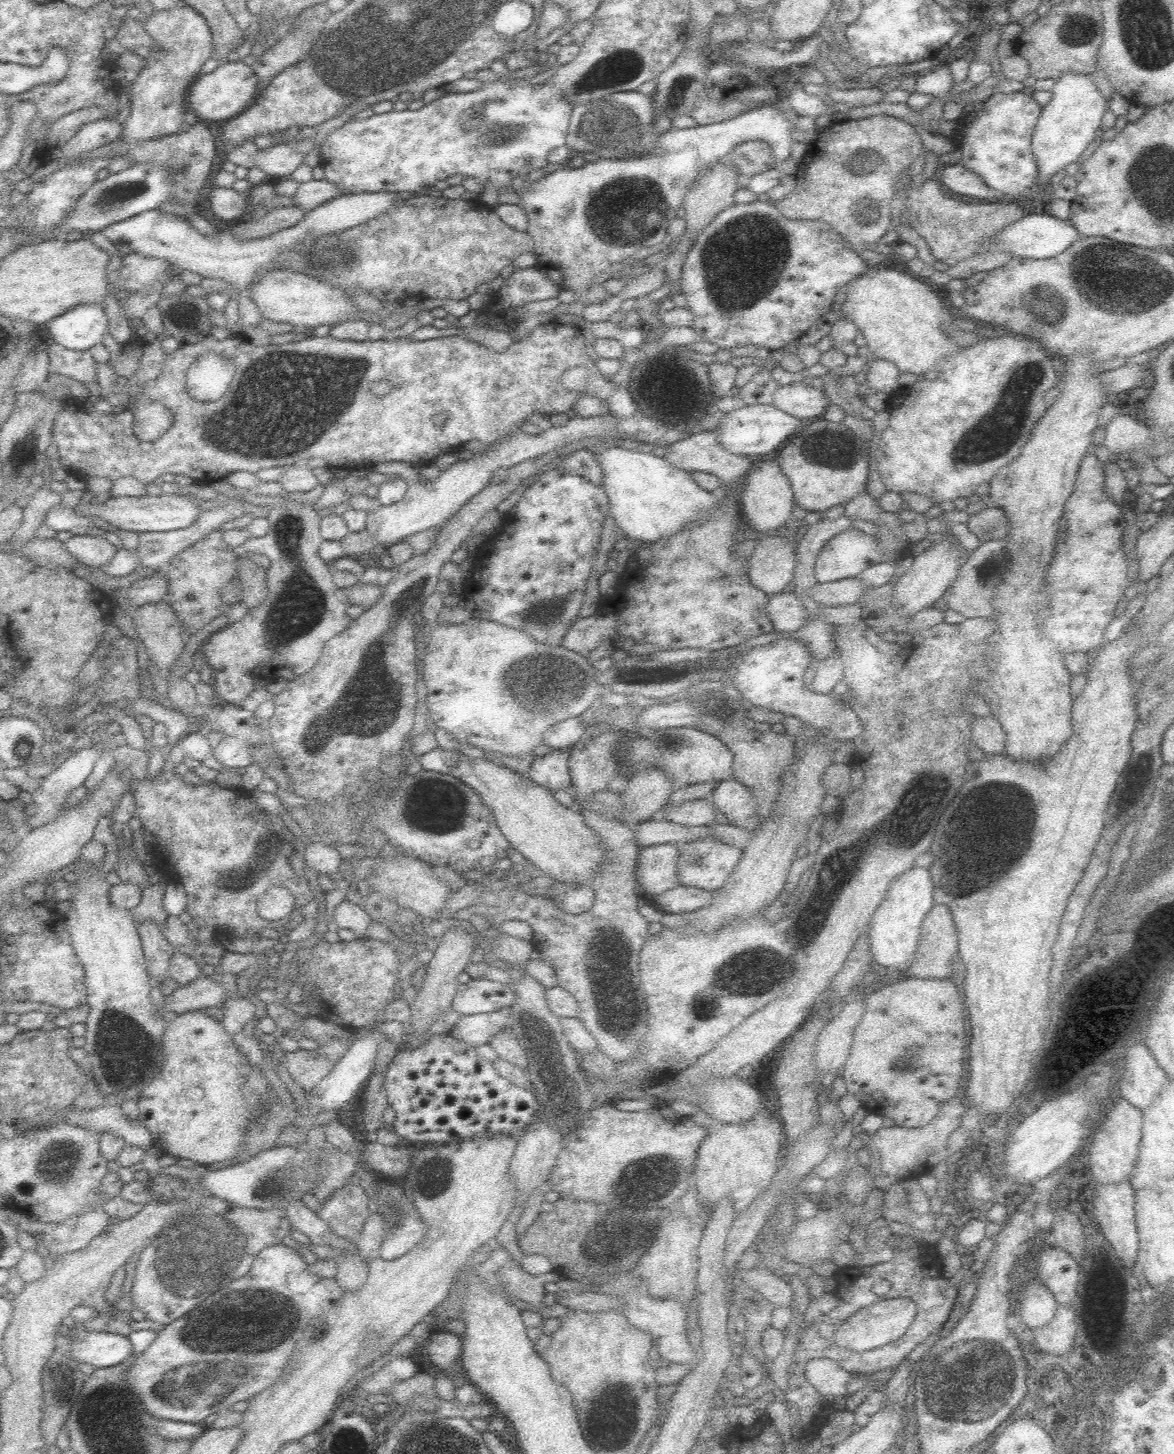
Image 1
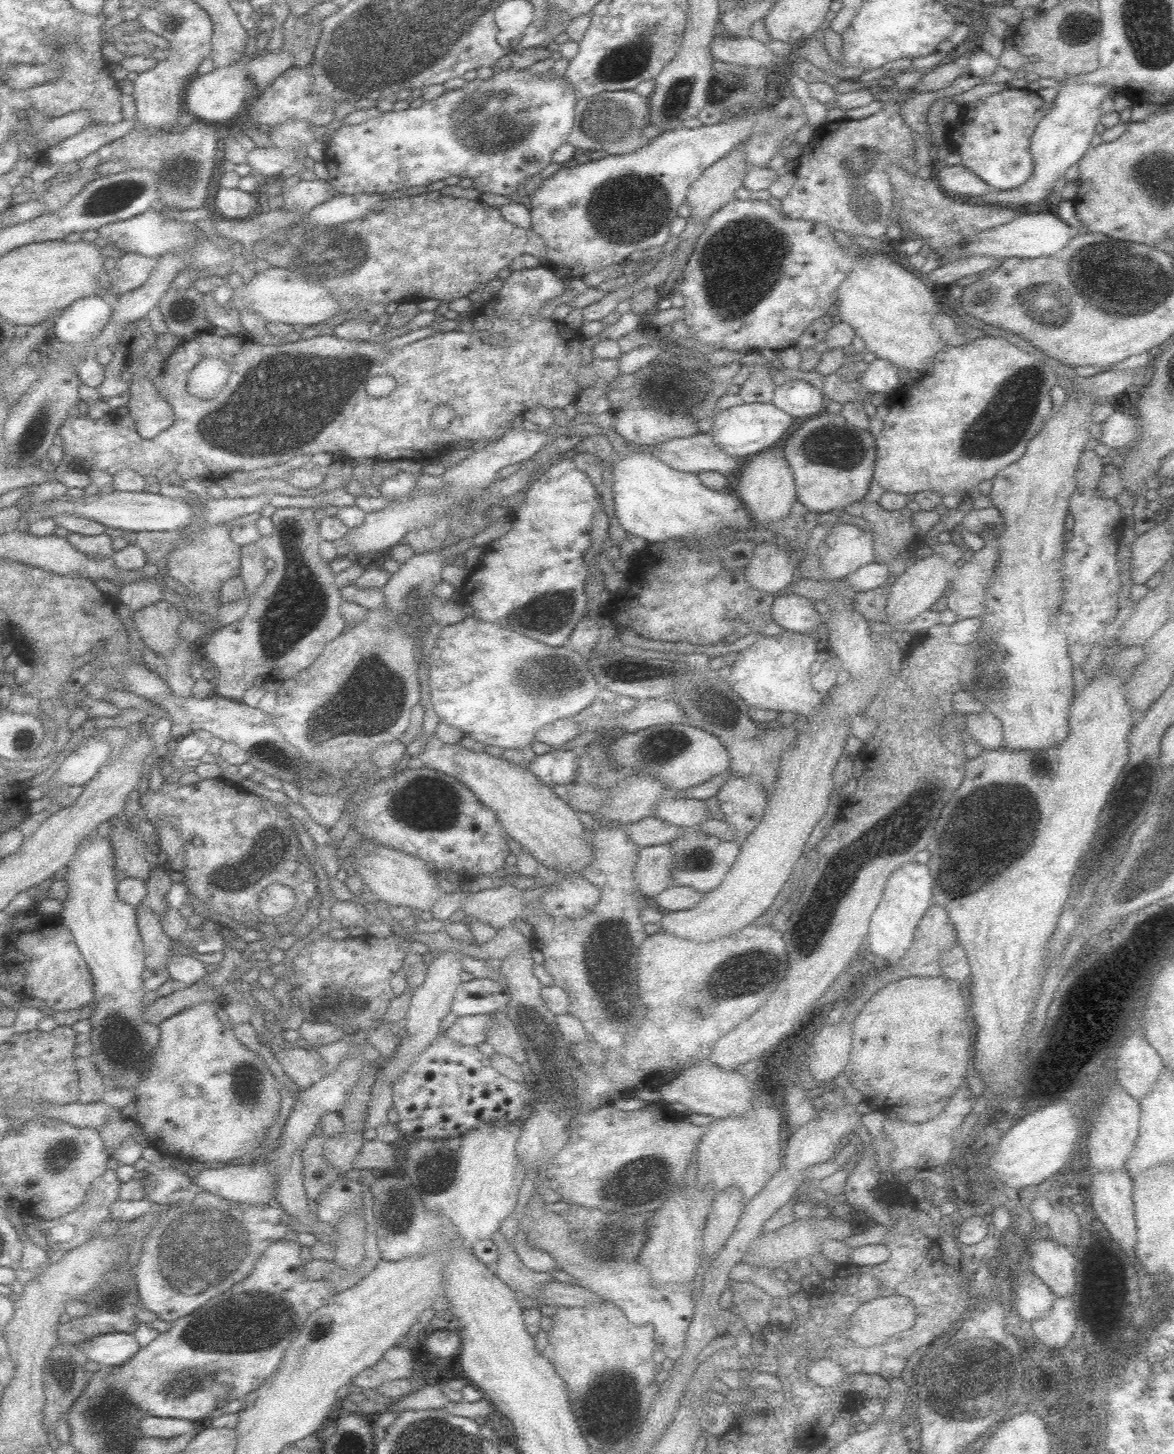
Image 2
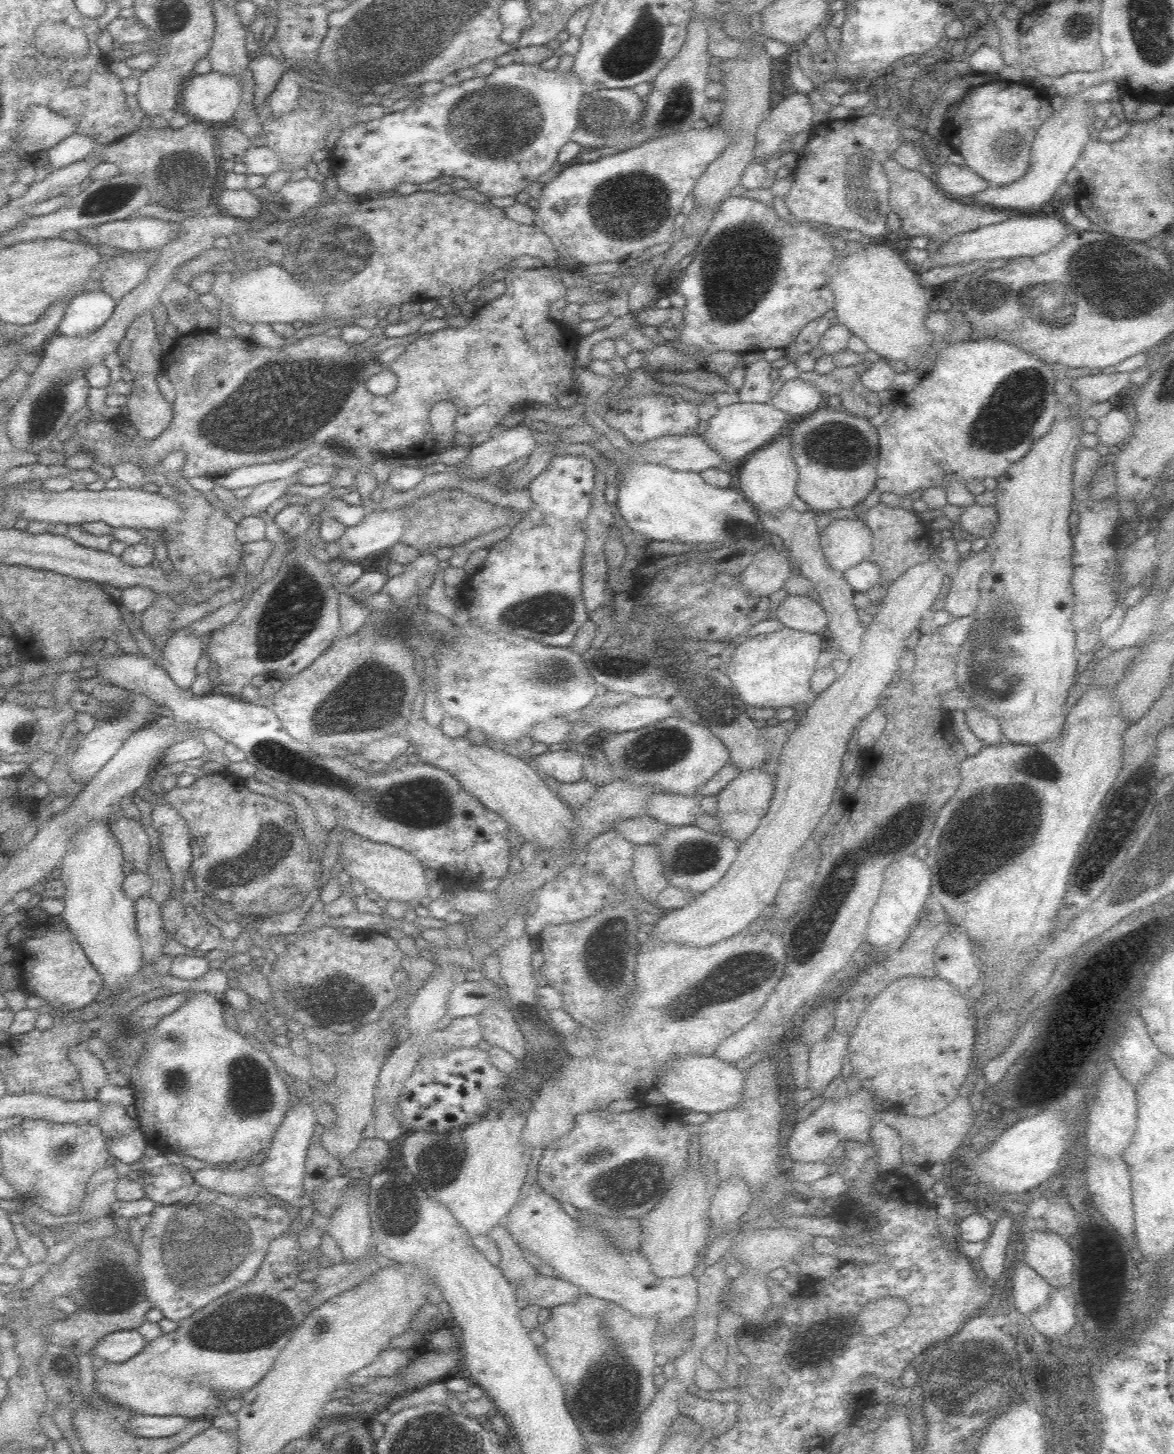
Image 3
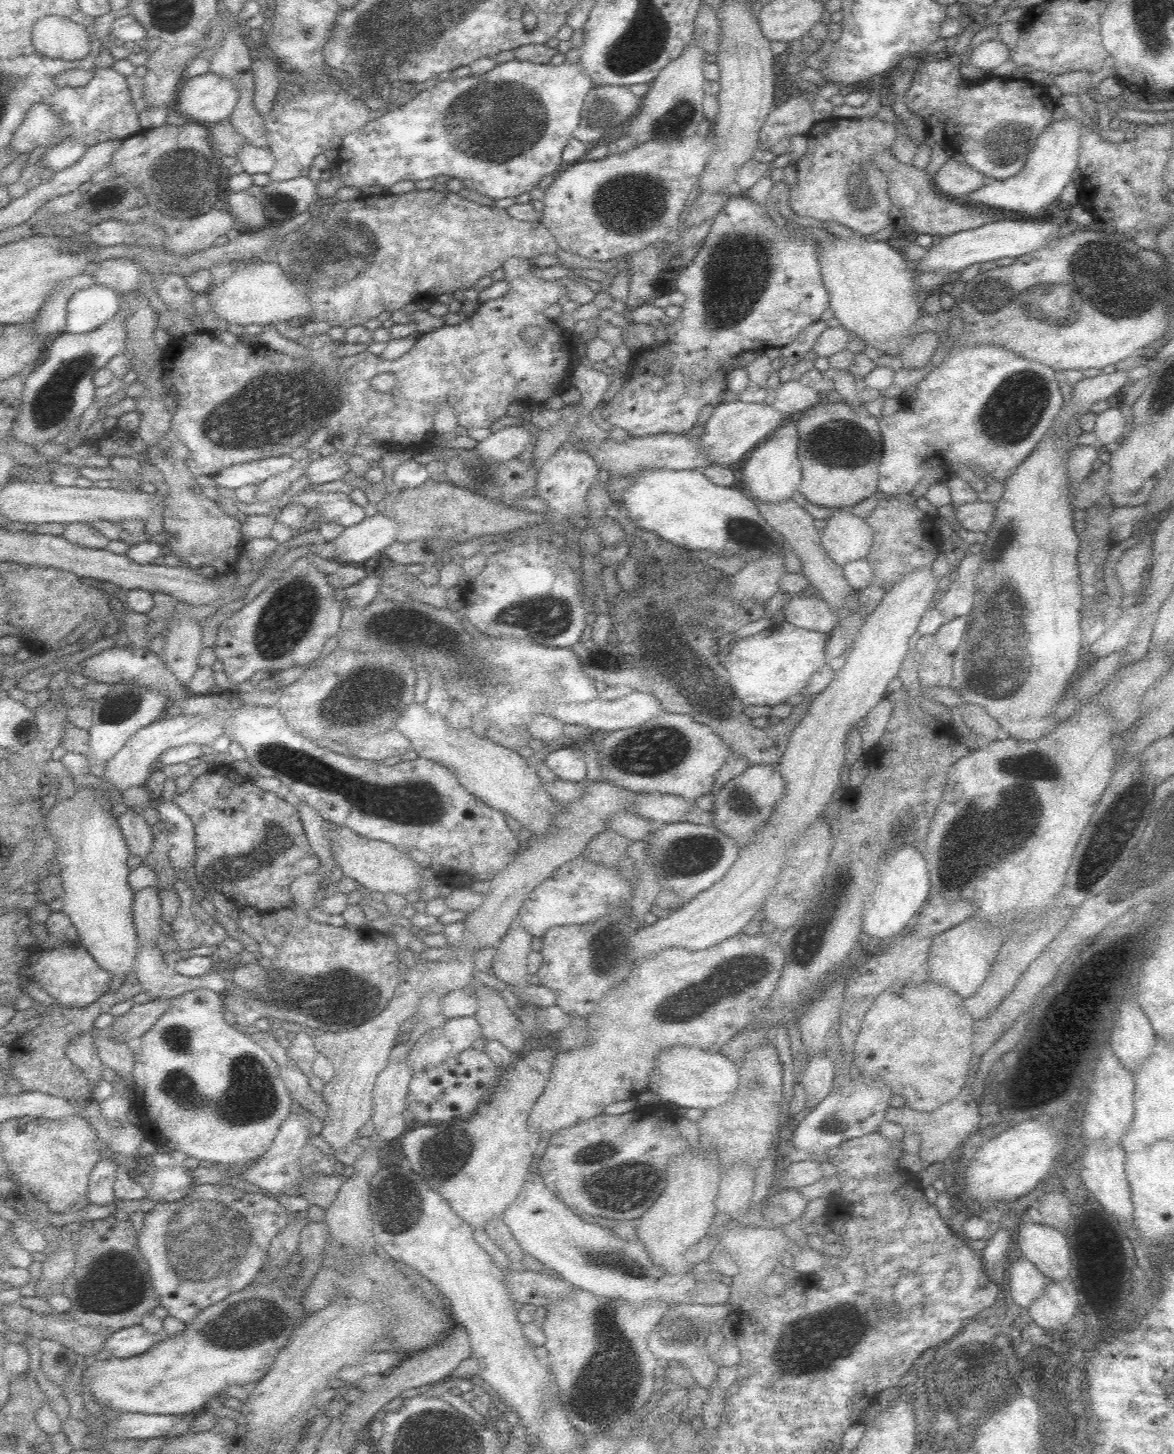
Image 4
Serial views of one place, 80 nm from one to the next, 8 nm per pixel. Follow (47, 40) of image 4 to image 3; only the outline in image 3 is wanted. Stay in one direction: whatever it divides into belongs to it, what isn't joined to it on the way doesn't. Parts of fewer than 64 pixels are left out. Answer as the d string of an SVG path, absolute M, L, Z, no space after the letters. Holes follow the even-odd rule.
M50 21L42 22L42 26L36 28L34 44L46 56L82 58L88 54L89 40L82 29L70 27L65 22Z

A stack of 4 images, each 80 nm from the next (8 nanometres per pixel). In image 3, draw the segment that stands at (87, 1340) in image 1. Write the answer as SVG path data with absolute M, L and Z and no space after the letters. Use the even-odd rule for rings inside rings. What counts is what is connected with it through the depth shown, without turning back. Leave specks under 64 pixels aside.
M118 1330L102 1338L92 1353L104 1359L106 1363L126 1362L146 1346L144 1336L138 1330Z

